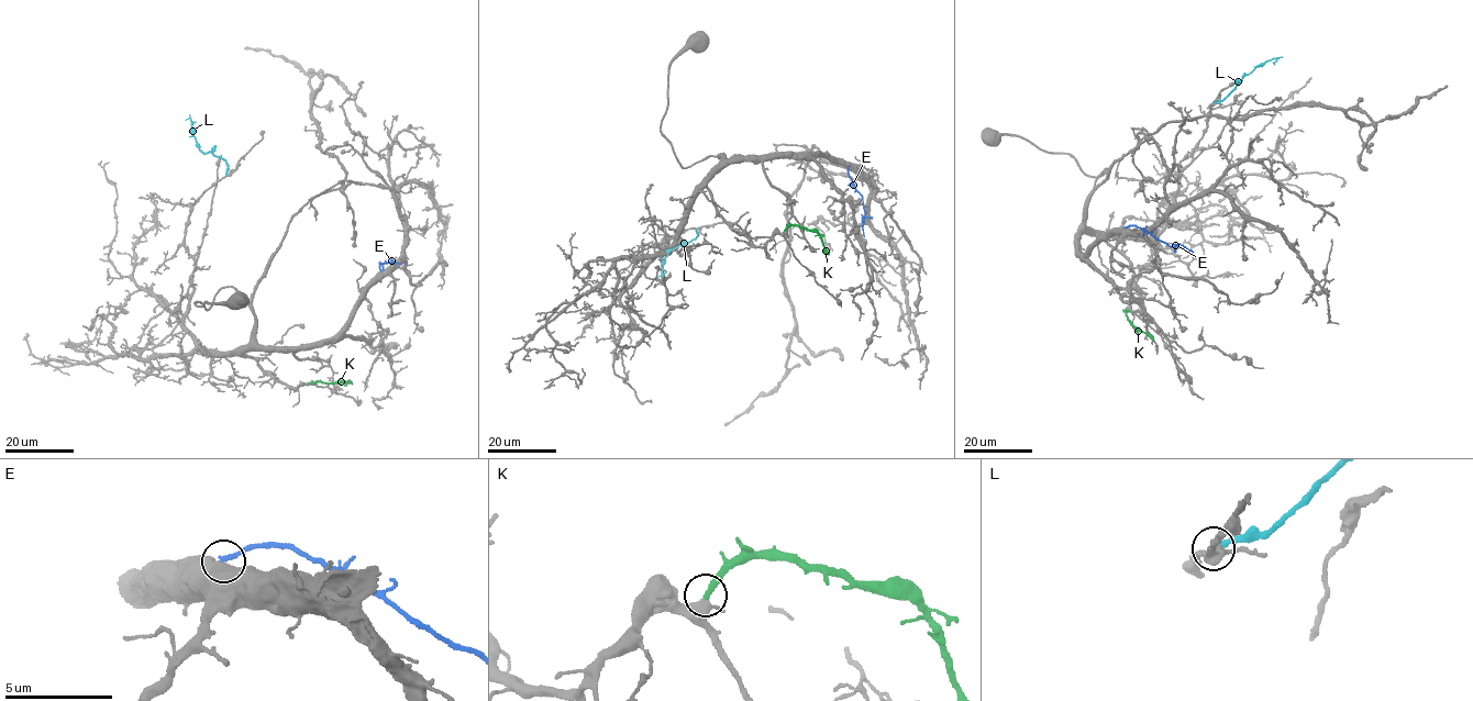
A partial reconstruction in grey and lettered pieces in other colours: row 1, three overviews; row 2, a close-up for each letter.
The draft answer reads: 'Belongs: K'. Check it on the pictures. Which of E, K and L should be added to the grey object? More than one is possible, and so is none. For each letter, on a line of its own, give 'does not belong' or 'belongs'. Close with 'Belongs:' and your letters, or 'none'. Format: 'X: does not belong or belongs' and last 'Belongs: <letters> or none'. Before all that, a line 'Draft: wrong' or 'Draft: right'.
Draft: right
E: does not belong
K: belongs
L: does not belong
Belongs: K

